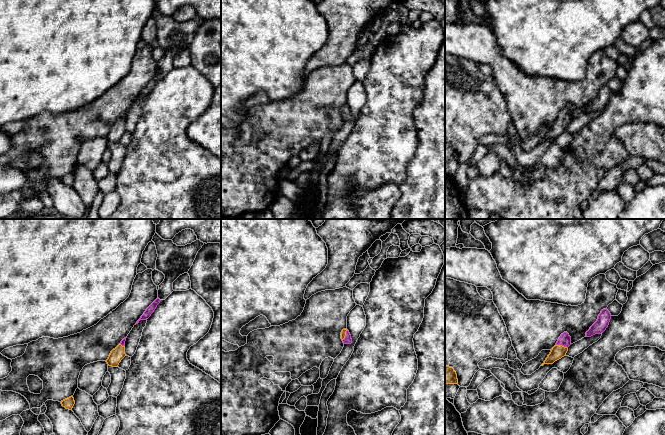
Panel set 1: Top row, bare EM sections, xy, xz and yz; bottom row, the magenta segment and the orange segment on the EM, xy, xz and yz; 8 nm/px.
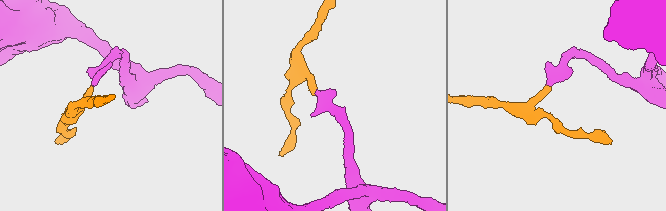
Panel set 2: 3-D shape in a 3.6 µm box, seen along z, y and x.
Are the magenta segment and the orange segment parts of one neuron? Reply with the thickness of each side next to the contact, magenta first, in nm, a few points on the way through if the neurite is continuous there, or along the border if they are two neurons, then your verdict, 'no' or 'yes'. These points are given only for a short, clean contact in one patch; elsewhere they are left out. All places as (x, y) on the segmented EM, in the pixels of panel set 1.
calibres 100 and 110 nm; no

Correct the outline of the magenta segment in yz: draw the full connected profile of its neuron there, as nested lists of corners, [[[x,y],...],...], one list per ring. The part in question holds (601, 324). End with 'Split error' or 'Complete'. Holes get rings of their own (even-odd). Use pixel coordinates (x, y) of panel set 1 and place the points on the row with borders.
[[[603,309],[598,316],[597,321],[590,327],[586,332],[587,337],[591,337],[595,334],[603,333],[609,325],[611,319],[610,312],[606,309]]]. Complete

